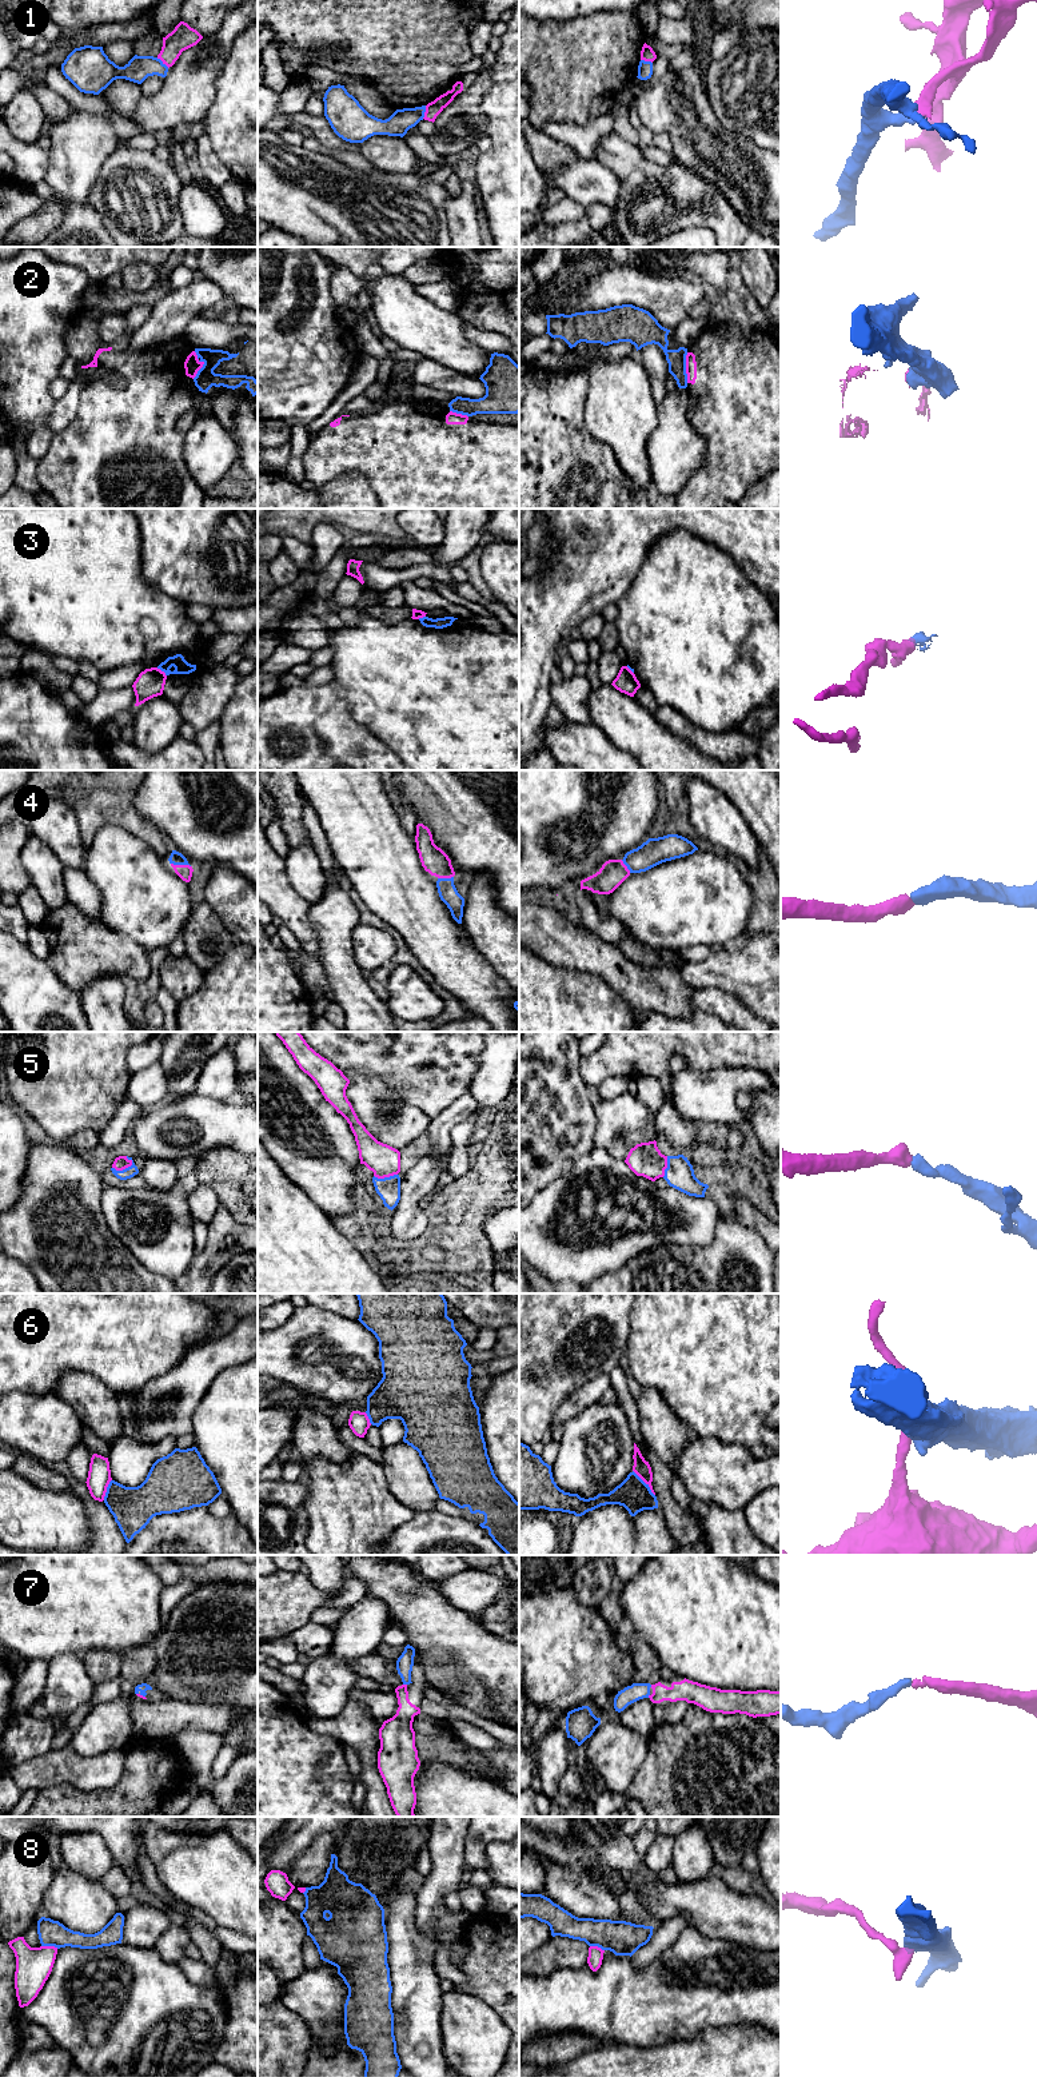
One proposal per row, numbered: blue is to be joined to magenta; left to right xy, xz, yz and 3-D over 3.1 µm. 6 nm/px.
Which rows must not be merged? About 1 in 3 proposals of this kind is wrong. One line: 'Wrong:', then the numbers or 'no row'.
Wrong: 1, 2, 3, 6, 8

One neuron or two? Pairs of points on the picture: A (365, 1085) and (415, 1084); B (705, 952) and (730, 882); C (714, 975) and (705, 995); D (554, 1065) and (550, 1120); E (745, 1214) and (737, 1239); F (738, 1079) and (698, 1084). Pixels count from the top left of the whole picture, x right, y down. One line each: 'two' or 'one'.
A: two
B: two
C: two
D: one
E: two
F: one

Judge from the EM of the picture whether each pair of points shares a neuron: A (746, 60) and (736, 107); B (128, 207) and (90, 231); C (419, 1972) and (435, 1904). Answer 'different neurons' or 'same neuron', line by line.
A: same neuron
B: different neurons
C: different neurons

